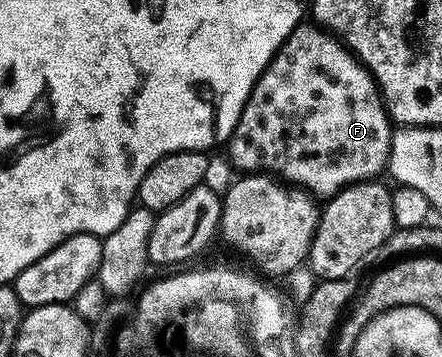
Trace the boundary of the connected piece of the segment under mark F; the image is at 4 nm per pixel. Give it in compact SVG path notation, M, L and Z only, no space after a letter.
M300 24L281 44L257 80L237 128L226 139L227 154L239 172L270 172L326 200L355 182L370 182L387 169L393 123L375 77L331 31L318 24Z

